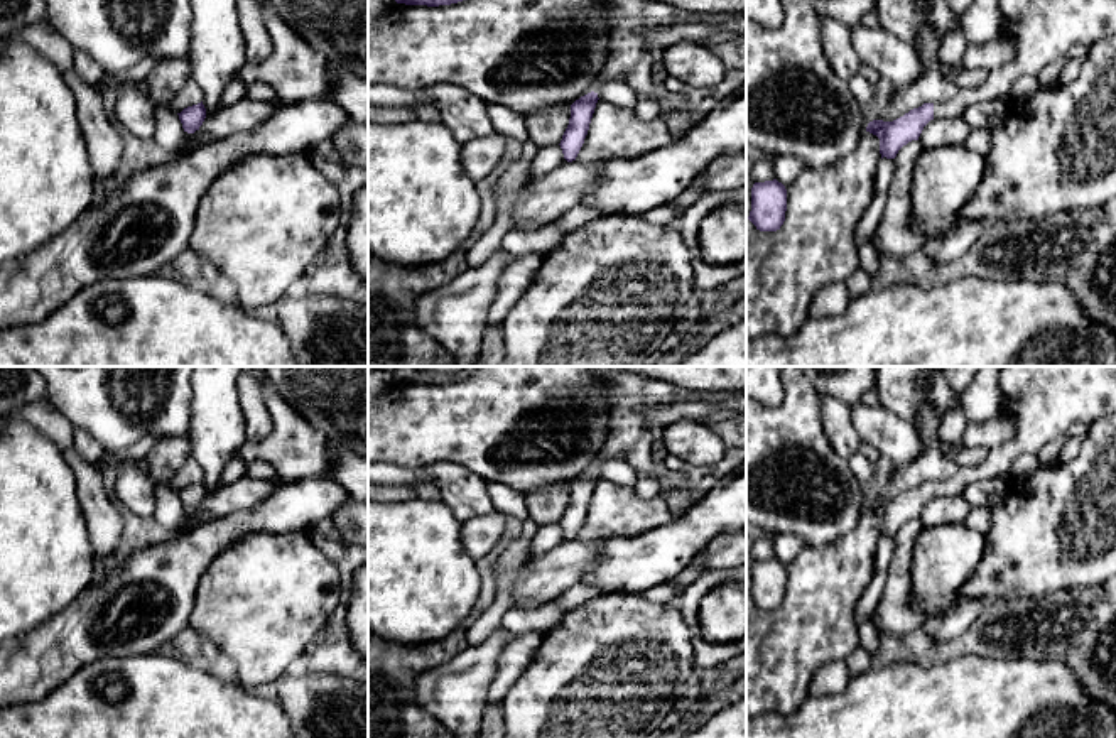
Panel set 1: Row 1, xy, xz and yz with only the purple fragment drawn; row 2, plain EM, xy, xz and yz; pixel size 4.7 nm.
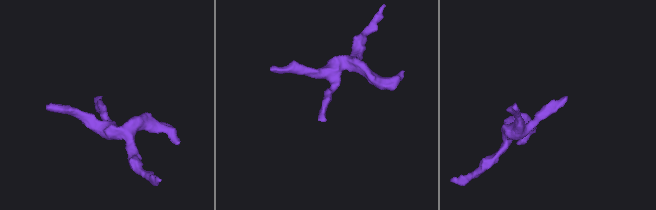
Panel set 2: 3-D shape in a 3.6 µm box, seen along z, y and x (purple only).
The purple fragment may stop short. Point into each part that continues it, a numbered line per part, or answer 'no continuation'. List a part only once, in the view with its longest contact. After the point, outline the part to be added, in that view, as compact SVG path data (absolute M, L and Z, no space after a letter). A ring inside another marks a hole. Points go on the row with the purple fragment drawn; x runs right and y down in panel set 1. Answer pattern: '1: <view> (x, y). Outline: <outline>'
1: yz (1042, 31). Outline: M998 0L998 8L1001 17L1000 39L1015 47L1013 59L988 71L984 84L972 90L959 90L952 100L934 101L934 120L961 118L976 103L1010 96L1020 76L1038 76L1048 62L1067 59L1072 46L1084 44L1091 47L1116 34L1116 0Z

